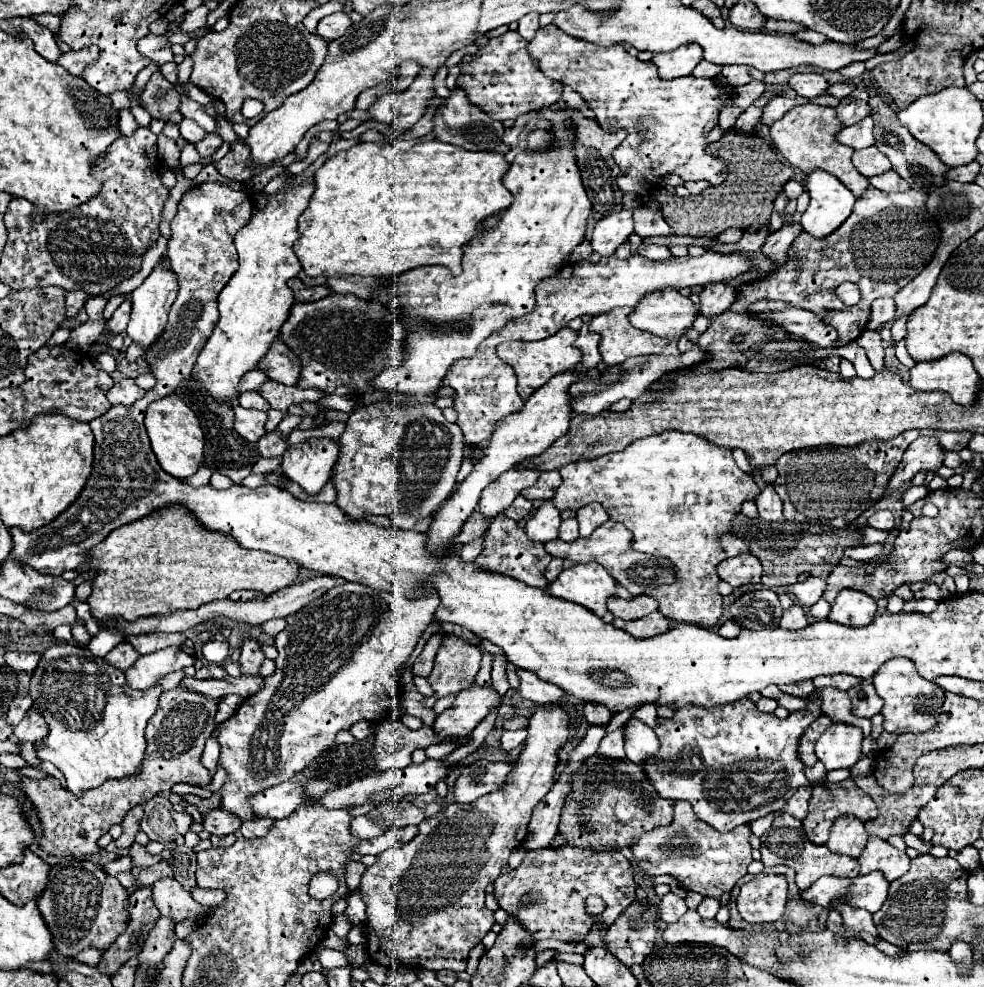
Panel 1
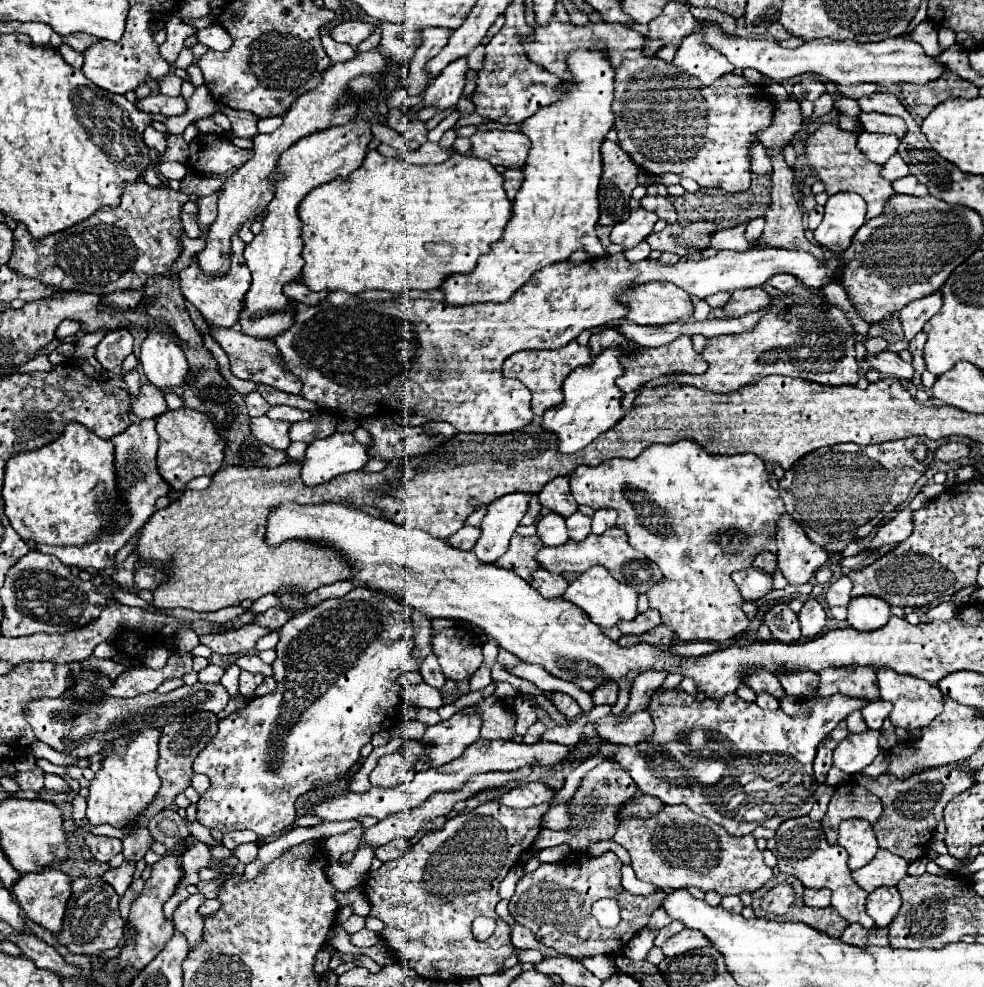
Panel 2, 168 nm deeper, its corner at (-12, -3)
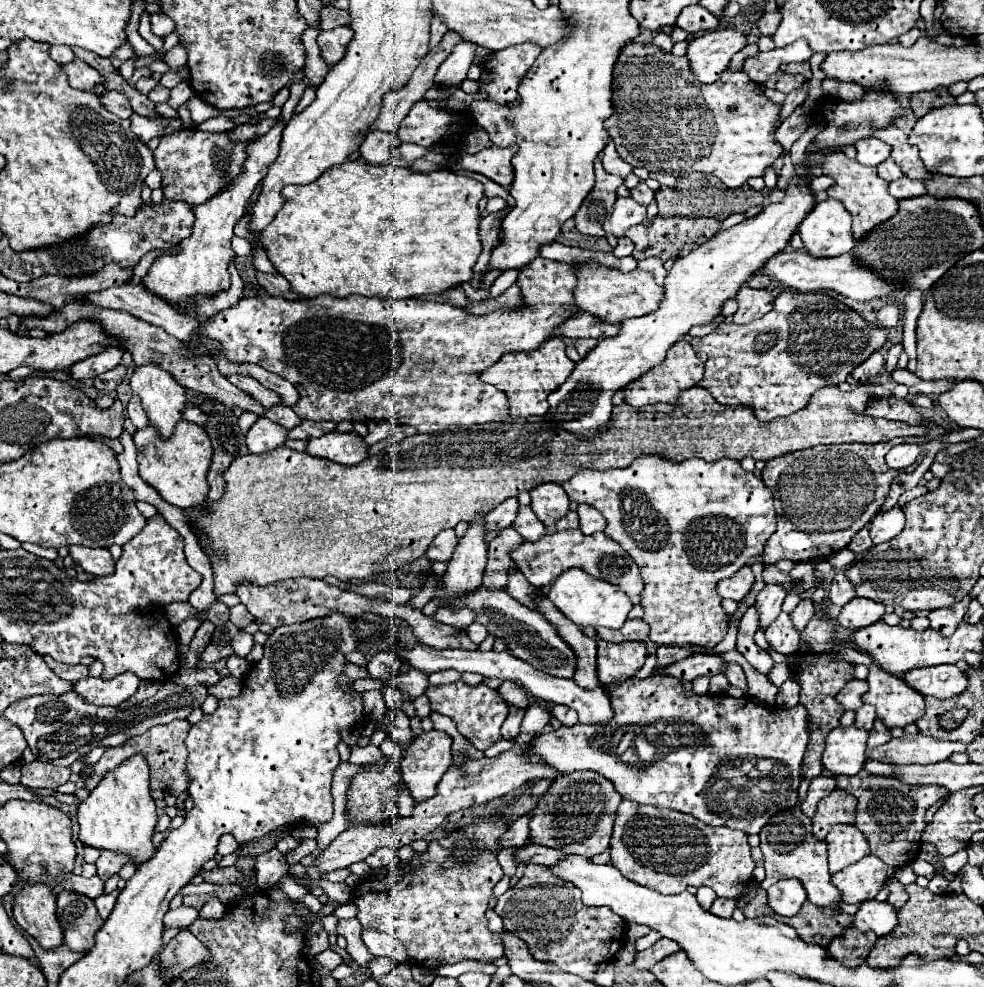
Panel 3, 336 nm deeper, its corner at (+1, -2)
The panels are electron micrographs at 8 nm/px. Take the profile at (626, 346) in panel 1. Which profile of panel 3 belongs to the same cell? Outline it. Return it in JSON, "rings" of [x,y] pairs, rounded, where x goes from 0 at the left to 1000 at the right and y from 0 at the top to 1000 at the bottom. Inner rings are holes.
{"rings":[[[689,345],[687,350],[681,352],[681,356],[677,358],[677,364],[671,370],[667,370],[665,374],[661,374],[640,390],[636,390],[632,398],[636,408],[640,408],[642,412],[652,412],[659,408],[687,408],[691,394],[705,392],[713,384],[713,380],[715,380],[715,370],[707,362],[703,350],[699,345]]]}

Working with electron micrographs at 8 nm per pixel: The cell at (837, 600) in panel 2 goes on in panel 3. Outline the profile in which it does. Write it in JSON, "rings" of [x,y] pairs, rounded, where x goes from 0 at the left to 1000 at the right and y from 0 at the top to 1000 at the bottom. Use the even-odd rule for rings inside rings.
{"rings":[[[850,581],[846,591],[843,591],[843,599],[841,599],[841,607],[848,613],[860,613],[864,607],[868,605],[868,593],[862,589],[862,585],[858,581]]]}

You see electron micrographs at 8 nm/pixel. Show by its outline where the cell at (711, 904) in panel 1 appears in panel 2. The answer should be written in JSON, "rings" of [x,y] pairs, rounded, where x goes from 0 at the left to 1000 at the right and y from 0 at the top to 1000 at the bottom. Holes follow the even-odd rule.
{"rings":[[[737,908],[737,910],[733,912],[733,918],[735,918],[737,922],[745,924],[745,926],[753,926],[753,922],[755,922],[755,914],[753,914],[751,908]]]}

